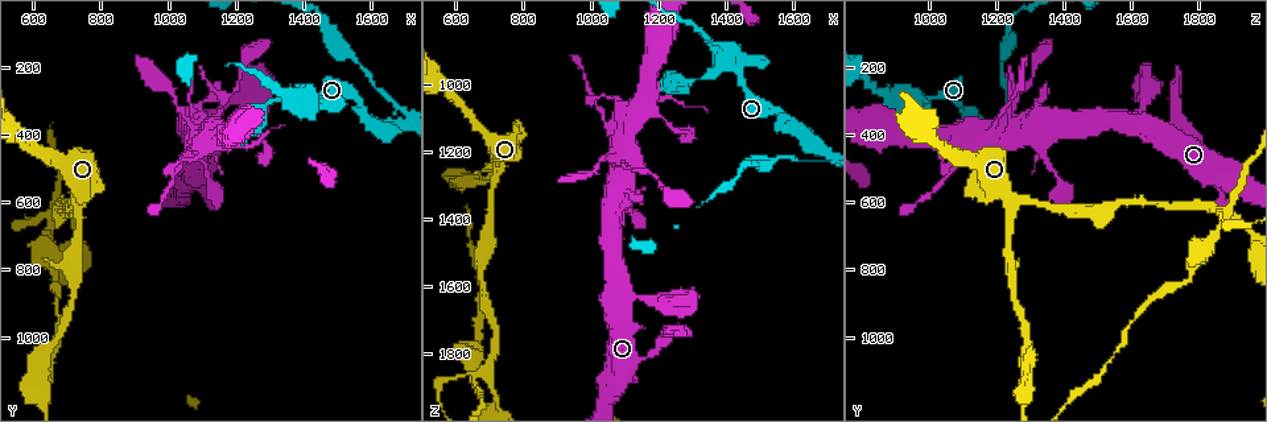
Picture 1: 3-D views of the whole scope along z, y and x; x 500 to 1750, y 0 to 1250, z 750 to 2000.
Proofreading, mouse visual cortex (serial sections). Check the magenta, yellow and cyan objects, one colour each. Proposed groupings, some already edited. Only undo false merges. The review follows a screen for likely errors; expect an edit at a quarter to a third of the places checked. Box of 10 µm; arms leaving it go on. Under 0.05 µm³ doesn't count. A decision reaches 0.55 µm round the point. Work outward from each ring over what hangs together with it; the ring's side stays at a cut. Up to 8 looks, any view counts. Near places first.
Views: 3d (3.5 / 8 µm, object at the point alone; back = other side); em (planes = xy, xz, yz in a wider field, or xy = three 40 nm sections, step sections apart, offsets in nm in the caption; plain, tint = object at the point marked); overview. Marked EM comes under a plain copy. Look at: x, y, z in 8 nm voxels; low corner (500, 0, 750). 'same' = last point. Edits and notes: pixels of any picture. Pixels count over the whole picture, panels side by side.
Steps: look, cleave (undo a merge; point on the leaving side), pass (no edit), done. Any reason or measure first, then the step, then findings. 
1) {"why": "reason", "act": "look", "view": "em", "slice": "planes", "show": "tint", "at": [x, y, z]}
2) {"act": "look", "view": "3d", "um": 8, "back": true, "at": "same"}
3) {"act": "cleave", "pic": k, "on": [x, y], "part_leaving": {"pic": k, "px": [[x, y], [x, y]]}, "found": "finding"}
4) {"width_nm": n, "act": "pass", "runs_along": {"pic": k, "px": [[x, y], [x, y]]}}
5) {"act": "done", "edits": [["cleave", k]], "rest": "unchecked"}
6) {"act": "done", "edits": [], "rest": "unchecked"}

{"why": "sharp bend", "act": "look", "view": "3d", "um": 8, "at": [1670, 380, 1190]}

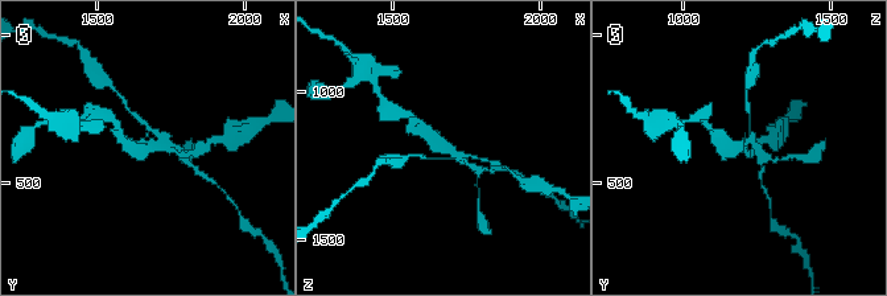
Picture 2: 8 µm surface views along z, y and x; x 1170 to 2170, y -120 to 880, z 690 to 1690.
{"arm_widths_nm": [150, 300], "why": "need the tissue", "act": "look", "view": "em", "slice": "xy", "step": 2, "show": "tint", "at": "same"}

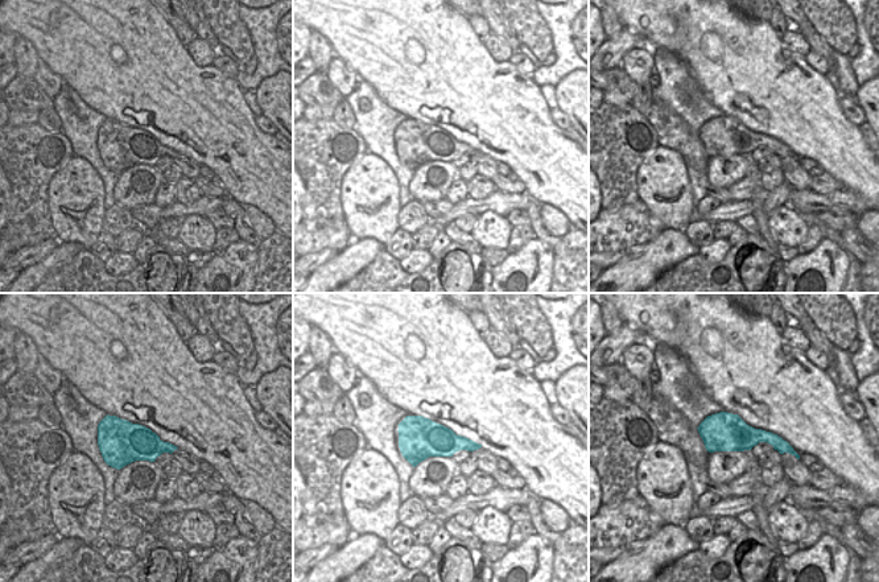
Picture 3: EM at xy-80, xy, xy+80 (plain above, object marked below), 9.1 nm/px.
{"act": "cleave", "pic": 2, "on": [764, 156], "part_leaving": {"pic": 2, "px": [[750, 140], [750, 112], [746, 98]]}, "found": "a second cell is stuck on"}

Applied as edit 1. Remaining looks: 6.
{"why": "see it whole again", "act": "look", "view": "overview"}

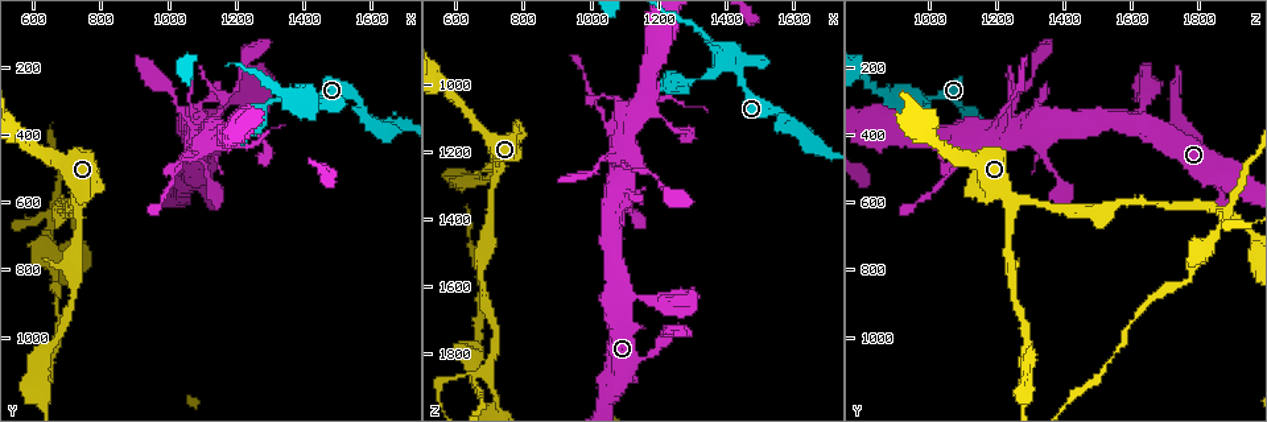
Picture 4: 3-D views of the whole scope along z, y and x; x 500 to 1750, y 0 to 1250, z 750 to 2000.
{"why": "sudden change in width", "act": "look", "view": "3d", "um": 3.5, "back": true, "at": [1410, 300, 930]}

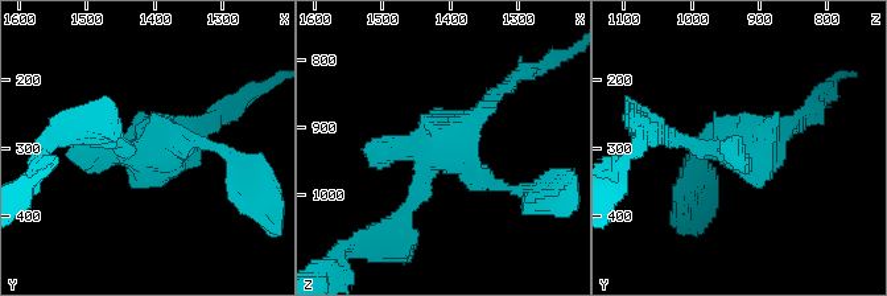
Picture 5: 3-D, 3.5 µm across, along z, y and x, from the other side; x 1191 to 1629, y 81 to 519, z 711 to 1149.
{"act": "look", "view": "em", "slice": "planes", "show": "tint", "at": [1405, 305, 935]}

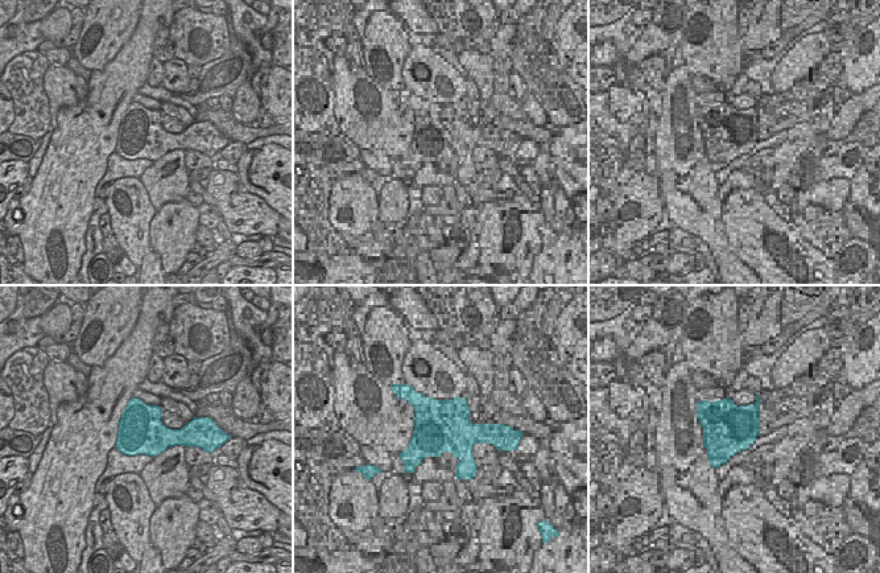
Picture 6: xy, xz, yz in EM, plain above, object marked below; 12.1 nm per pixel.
{"act": "pass", "found": "continuous, no second cell"}

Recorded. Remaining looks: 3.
{"why": "abrupt turn", "act": "look", "view": "3d", "um": 3.5, "at": [690, 620, 1840]}

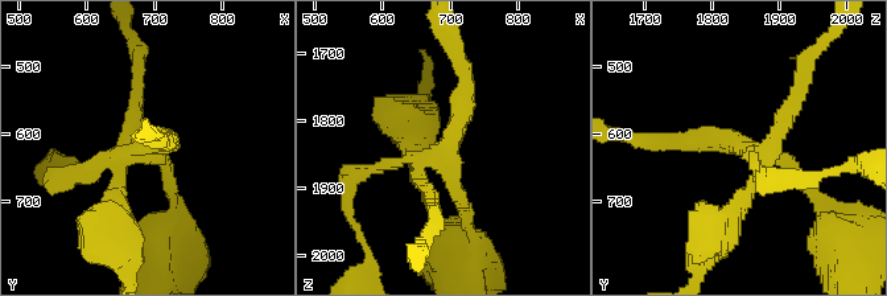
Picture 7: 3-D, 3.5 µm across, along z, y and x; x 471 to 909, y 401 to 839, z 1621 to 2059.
{"why": "shape alone is not enough", "act": "look", "view": "em", "slice": "xy", "step": 3, "show": "tint", "at": [700, 615, 1835]}

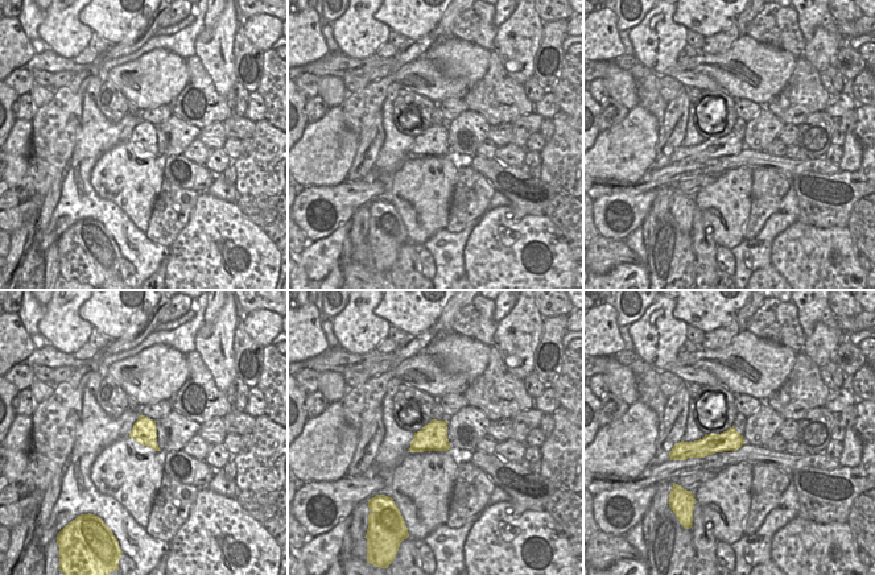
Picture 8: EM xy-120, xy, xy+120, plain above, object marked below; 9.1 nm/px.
{"why": "cut it another way", "act": "look", "view": "em", "slice": "xy", "step": 5, "show": "tint", "at": "same"}

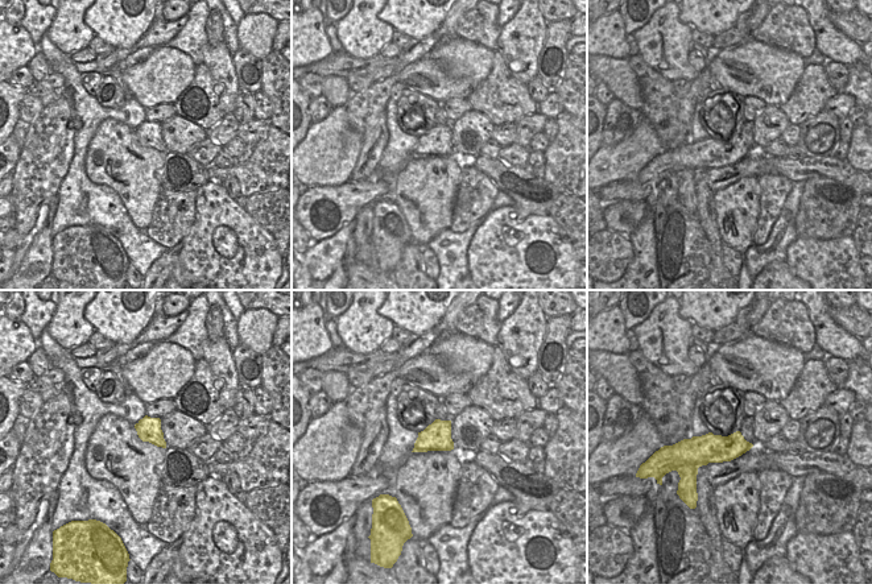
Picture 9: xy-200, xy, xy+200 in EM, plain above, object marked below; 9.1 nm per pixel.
{"act": "pass", "runs_along": {"pic": 7, "px": [[656, 140], [747, 148], [760, 172], [741, 205]]}, "found": "all the same cell"}

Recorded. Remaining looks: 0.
{"act": "done", "edits": [["cleave", 2]], "rest": "unchecked"}

